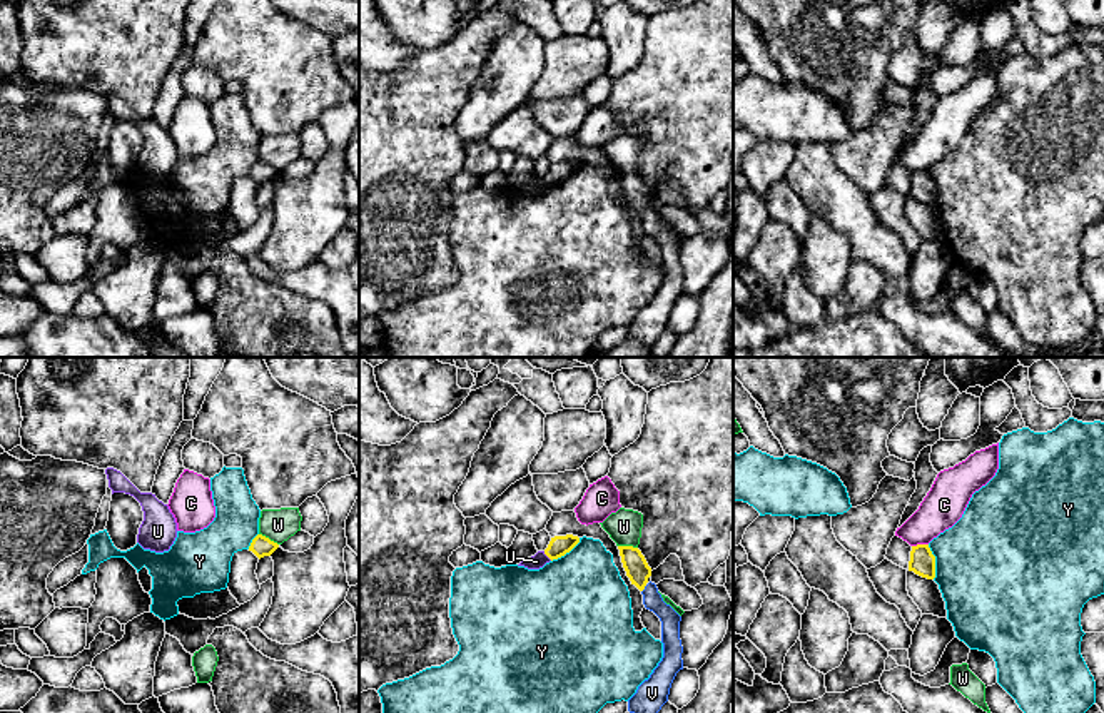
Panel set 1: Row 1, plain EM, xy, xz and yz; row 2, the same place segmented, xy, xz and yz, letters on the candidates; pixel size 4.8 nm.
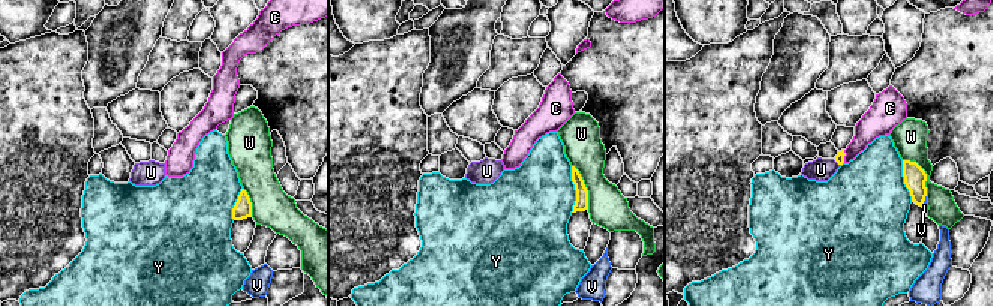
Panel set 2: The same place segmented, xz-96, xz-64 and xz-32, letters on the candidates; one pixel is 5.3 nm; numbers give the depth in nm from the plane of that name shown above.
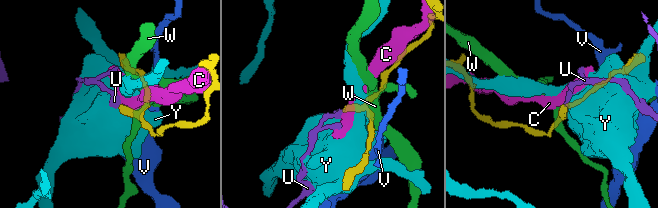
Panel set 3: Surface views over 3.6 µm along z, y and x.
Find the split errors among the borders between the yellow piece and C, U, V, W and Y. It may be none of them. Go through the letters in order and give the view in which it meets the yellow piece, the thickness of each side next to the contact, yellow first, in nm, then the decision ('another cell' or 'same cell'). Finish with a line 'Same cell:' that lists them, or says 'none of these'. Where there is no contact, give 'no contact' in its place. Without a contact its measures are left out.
C: yz | 120/200 nm | another cell
U: xz | 100/70 nm | another cell
V: xz | 120/100 nm | another cell
W: xy | 100/160 nm | another cell
Y: yz | 120/500 nm | another cell
Same cell: none of these

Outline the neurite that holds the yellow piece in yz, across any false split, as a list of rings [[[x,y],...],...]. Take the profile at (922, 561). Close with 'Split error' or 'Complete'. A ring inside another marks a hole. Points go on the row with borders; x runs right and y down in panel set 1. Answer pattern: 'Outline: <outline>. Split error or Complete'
Outline: [[[929,544],[912,546],[909,571],[914,571],[927,579],[935,578],[935,556],[932,554]]]. Complete

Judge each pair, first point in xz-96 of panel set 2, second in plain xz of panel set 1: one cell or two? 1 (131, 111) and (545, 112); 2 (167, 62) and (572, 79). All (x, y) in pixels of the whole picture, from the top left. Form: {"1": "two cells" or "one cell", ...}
{"1": "two cells", "2": "one cell"}

